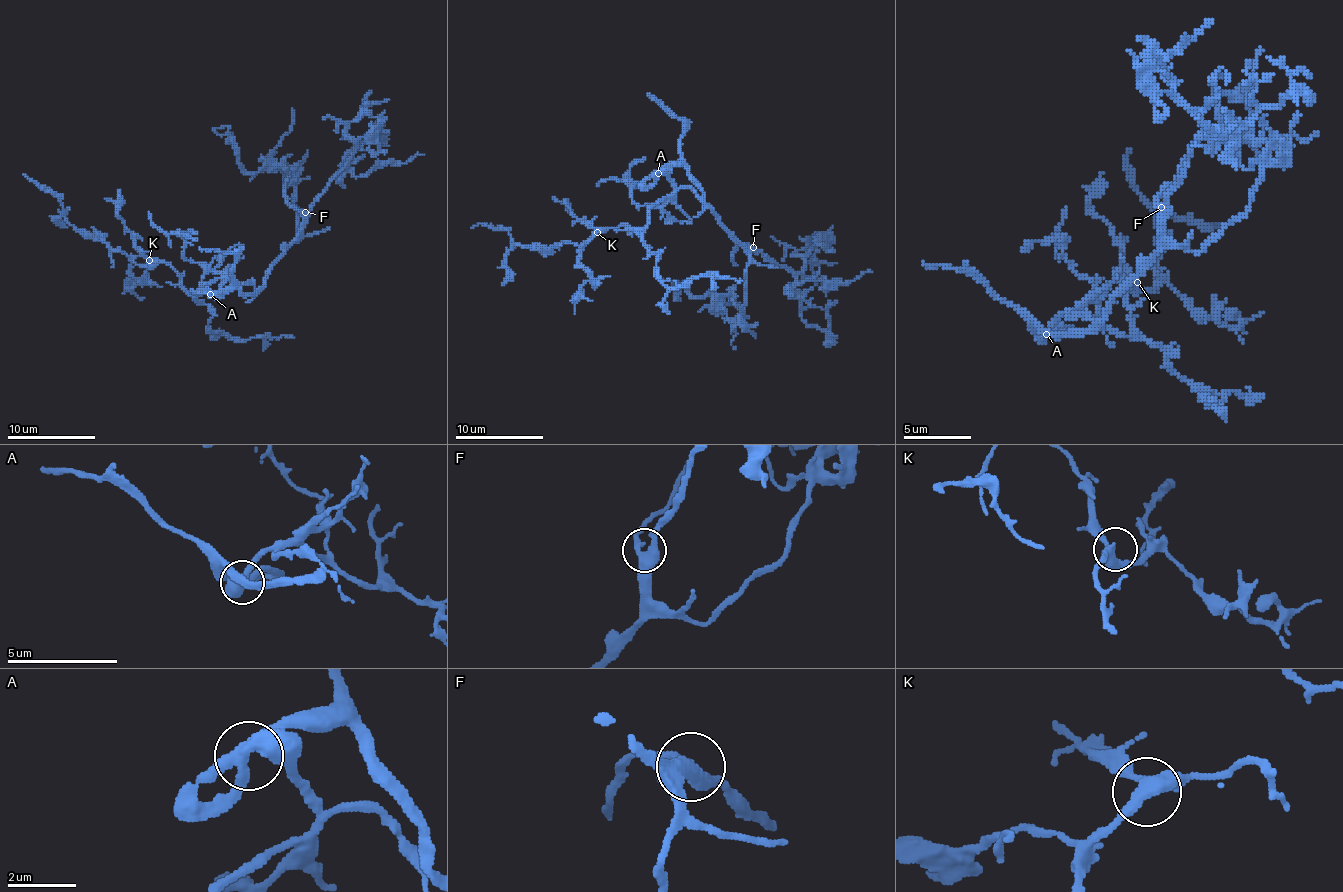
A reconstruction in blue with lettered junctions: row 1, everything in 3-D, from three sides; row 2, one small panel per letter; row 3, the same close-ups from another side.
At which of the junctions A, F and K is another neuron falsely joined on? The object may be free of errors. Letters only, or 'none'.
none

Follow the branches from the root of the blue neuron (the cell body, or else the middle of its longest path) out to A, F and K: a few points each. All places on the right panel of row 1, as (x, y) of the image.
A: (1083, 319), (1080, 316), (1069, 319), (1066, 312), (1045, 336), (1045, 333)
F: (1083, 319), (1090, 319), (1097, 326), (1103, 319), (1107, 302), (1158, 248), (1158, 210), (1161, 207)
K: (1083, 319), (1080, 316), (1069, 319), (1069, 316), (1083, 309), (1127, 336), (1131, 333), (1127, 292), (1137, 282)

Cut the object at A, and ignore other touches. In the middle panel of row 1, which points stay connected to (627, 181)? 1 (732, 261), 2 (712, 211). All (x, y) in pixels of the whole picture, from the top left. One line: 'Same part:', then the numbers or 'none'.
Same part: none

